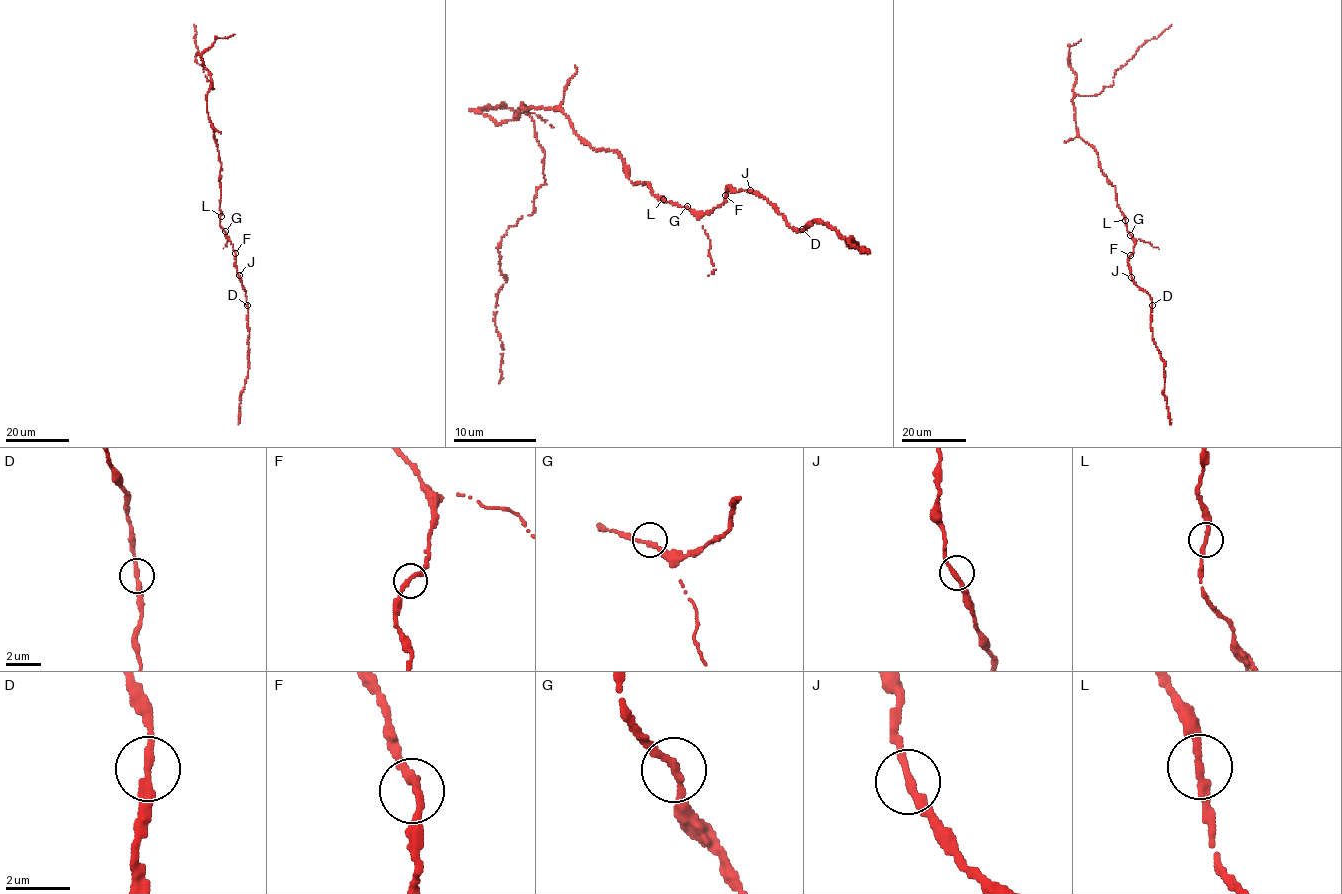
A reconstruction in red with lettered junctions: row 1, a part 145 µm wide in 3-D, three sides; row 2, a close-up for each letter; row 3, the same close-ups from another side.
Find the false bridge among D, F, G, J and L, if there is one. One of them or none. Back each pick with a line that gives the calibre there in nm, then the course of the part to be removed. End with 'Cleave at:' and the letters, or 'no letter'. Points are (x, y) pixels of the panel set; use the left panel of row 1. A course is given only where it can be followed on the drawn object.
Cleave at: no letter

